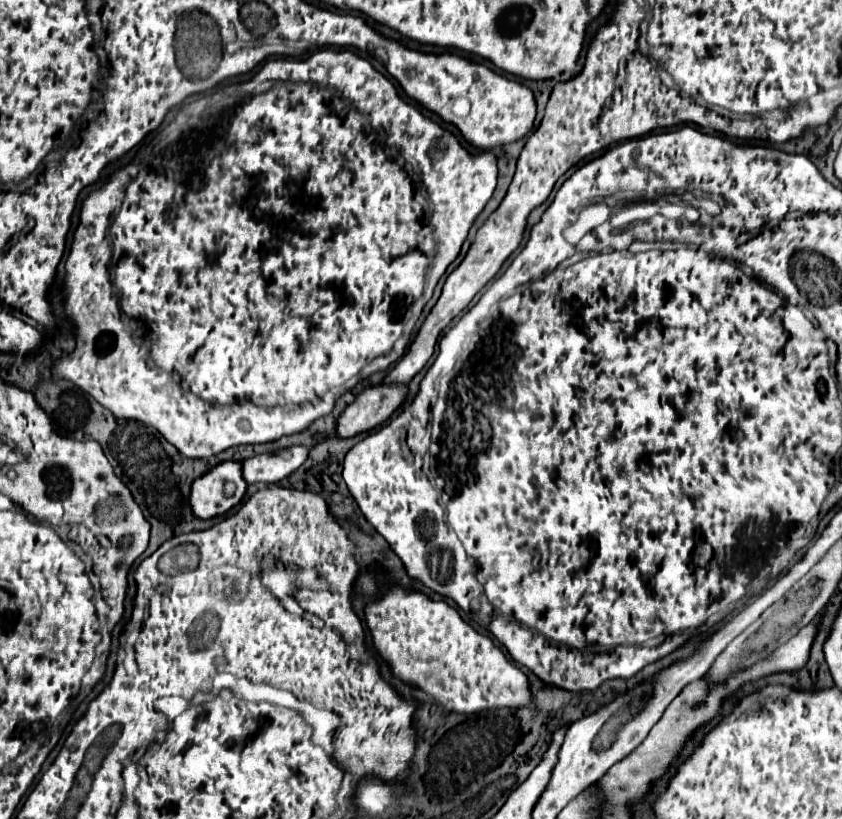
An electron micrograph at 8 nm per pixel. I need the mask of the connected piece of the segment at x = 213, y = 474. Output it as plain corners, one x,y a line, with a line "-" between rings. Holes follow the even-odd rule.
223,461
199,479
193,481
189,503
199,519
211,519
227,513
235,507
247,491
247,483
243,479
239,461
-
225,483
235,485
233,495
225,495

